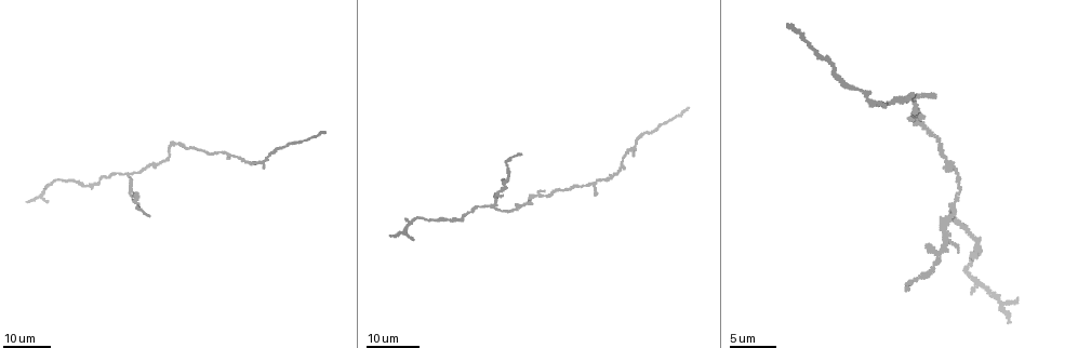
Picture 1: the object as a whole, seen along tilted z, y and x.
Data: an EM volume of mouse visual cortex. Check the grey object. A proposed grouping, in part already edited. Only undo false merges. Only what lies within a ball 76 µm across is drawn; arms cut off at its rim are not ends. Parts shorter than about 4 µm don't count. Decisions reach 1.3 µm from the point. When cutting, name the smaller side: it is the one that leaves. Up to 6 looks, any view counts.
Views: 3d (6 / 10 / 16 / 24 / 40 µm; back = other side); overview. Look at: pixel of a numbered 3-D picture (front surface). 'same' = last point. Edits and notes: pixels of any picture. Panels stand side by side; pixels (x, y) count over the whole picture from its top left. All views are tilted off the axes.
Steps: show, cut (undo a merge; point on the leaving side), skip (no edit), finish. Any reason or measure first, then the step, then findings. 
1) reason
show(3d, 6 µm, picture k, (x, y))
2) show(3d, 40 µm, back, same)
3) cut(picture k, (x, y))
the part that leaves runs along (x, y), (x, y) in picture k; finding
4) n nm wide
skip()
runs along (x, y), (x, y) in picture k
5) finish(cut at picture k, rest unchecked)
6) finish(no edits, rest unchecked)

arms part here
show(3d, 24 µm, picture 1, (533, 197))

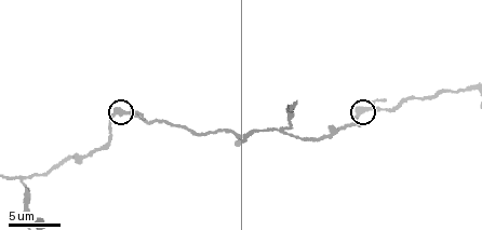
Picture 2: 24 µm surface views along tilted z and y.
show(3d, 6 µm, picture 2, (127, 110))

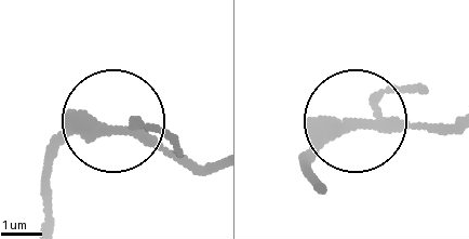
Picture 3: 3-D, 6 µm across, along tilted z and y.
270 nm wide
skip()
runs along (350, 121), (453, 127) in picture 3; one neuron here

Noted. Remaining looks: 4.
thick turns thin
show(3d, 24 µm, picture 1, (592, 186))

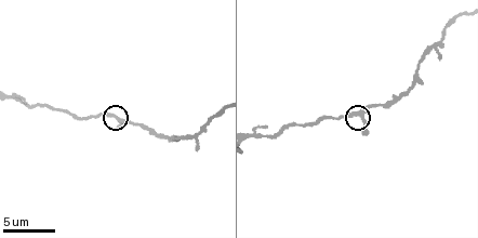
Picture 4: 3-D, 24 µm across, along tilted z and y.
show(3d, 10 µm, picture 4, (360, 112))

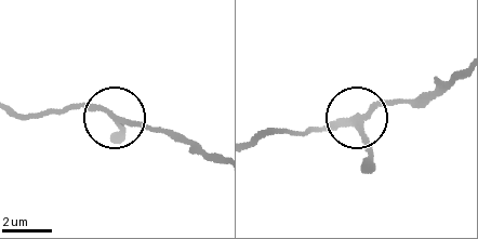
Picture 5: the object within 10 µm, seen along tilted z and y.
210 nm wide
skip()
runs along (13, 109), (39, 115), (90, 107), (166, 133) in picture 5; all the same neuron

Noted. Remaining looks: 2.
branch point
show(3d, 6 µm, picture 2, (282, 128))

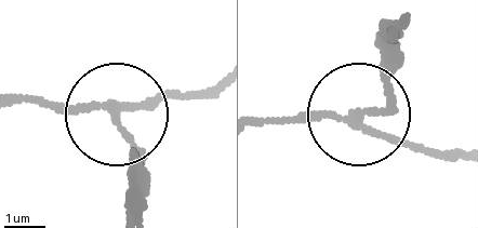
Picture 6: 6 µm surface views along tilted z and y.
show(3d, 6 µm, back, picture 6, (359, 113))

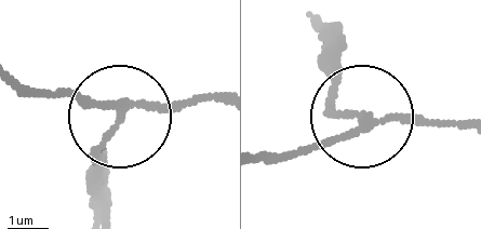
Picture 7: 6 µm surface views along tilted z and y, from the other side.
160 nm wide
cut(picture 7, (93, 159))
the part that leaves runs along (124, 103), (94, 157), (98, 217) in picture 7; a second neuron is stuck on

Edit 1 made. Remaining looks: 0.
finish(cut at picture 7, rest unchecked)

